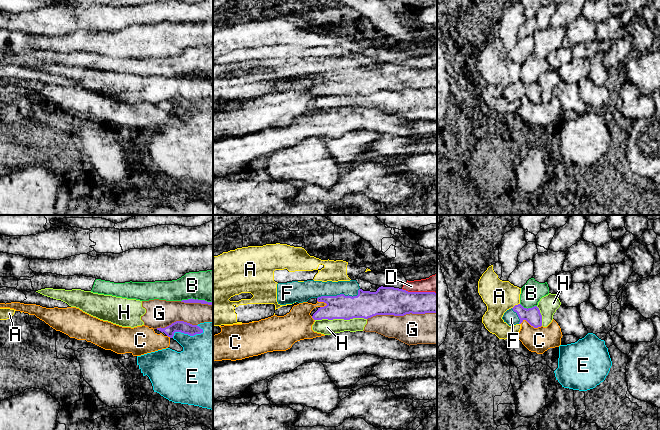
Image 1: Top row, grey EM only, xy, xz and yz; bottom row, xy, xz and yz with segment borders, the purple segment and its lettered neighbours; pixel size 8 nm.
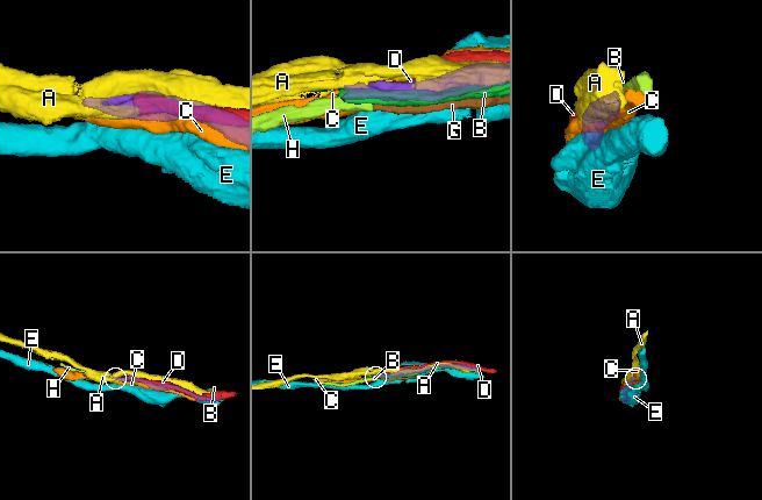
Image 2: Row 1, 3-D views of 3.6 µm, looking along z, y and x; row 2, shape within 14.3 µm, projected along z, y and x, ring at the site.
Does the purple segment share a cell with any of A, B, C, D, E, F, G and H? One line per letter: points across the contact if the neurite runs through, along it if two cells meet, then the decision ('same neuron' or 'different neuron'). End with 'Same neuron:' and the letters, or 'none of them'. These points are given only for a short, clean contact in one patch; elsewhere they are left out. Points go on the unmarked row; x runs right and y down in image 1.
A: different neuron
B: different neuron
C: different neuron
D: different neuron
E: different neuron
F: runs through xz (366, 80), (347, 77), (340, 70), (310, 65); same neuron
G: different neuron
H: border along xz (366, 94), (315, 96); different neuron
Same neuron: F

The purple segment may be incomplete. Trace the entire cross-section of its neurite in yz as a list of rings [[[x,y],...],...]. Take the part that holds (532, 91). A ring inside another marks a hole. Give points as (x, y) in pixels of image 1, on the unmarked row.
[[[521,80],[515,81],[513,84],[504,89],[502,95],[509,102],[521,100],[524,96],[526,96],[534,104],[542,102],[542,91],[537,82],[527,85]]]

